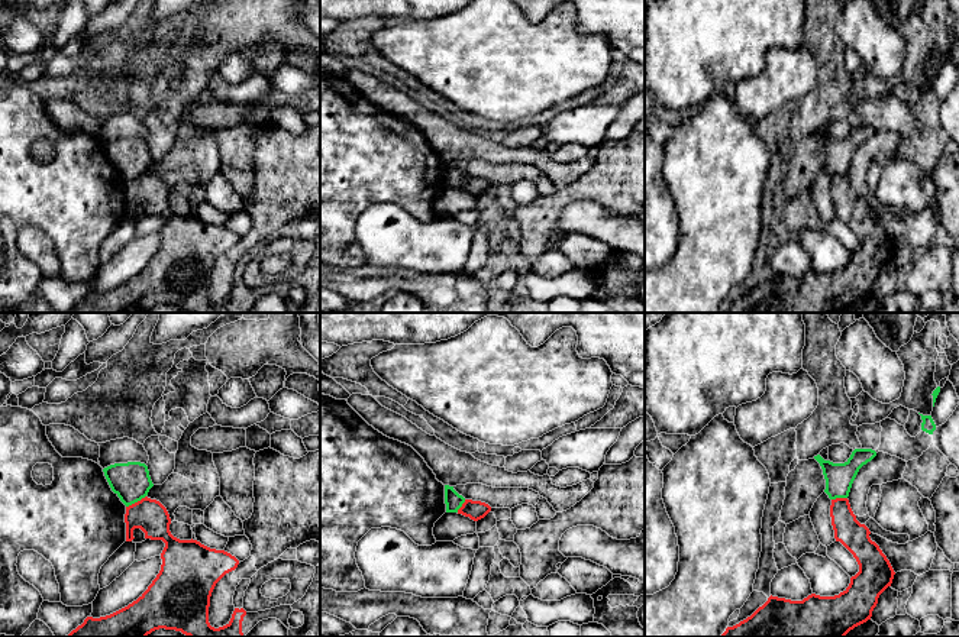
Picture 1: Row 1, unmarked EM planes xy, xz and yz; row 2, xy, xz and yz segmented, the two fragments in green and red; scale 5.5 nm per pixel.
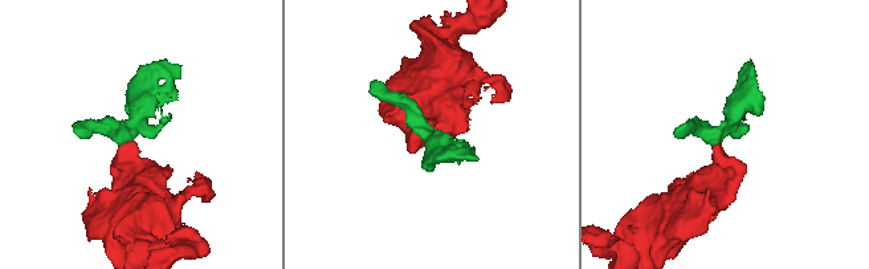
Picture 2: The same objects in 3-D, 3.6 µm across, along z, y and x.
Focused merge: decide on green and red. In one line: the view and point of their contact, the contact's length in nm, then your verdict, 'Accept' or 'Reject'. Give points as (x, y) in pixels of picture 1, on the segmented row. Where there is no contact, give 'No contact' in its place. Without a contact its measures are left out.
Touches green at xy (135, 501). Shared border 130 nm. Reject

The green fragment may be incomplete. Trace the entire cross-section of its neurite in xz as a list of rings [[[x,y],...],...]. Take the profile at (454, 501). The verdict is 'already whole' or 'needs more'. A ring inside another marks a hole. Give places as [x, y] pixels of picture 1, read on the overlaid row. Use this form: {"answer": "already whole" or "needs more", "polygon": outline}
{"answer": "already whole", "polygon": [[[445,485],[446,512],[458,512],[464,502],[465,498],[459,495],[453,486]]]}

